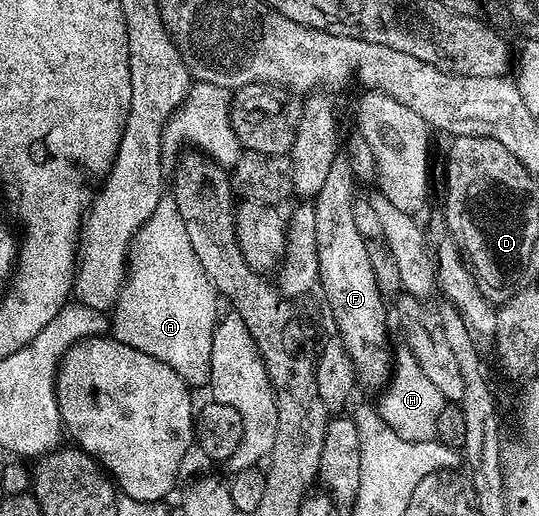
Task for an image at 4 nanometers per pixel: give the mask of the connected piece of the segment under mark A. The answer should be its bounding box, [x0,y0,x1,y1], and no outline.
[110,197,218,388]

